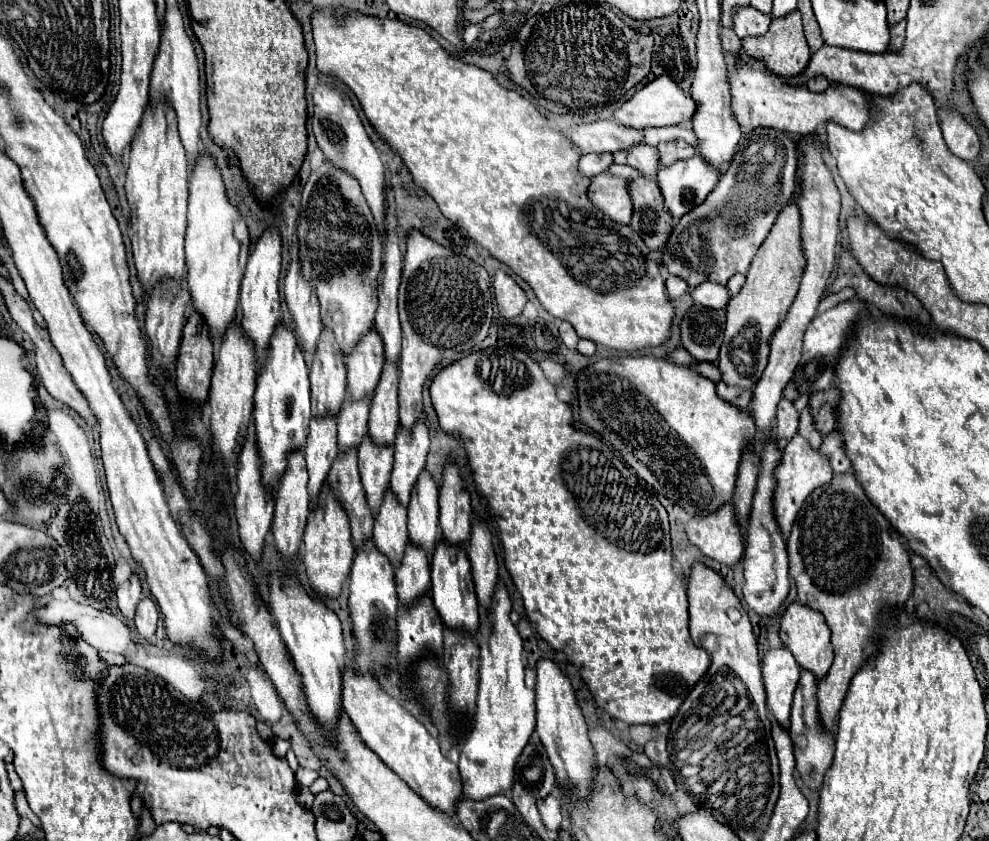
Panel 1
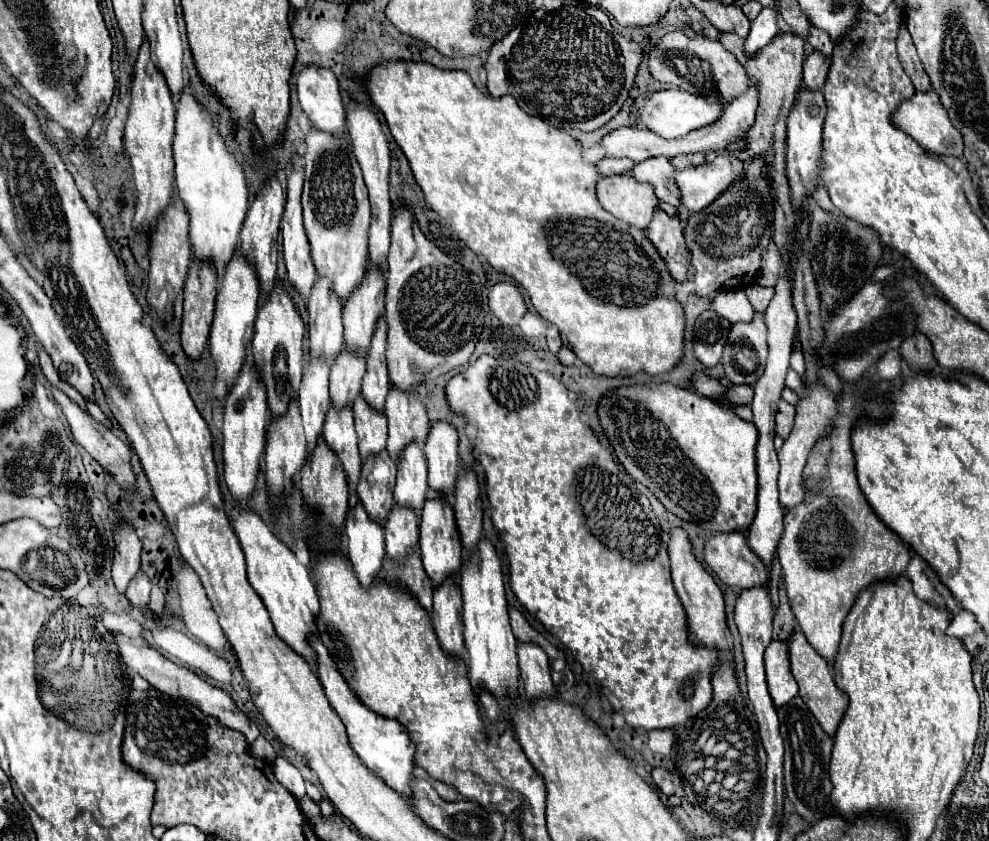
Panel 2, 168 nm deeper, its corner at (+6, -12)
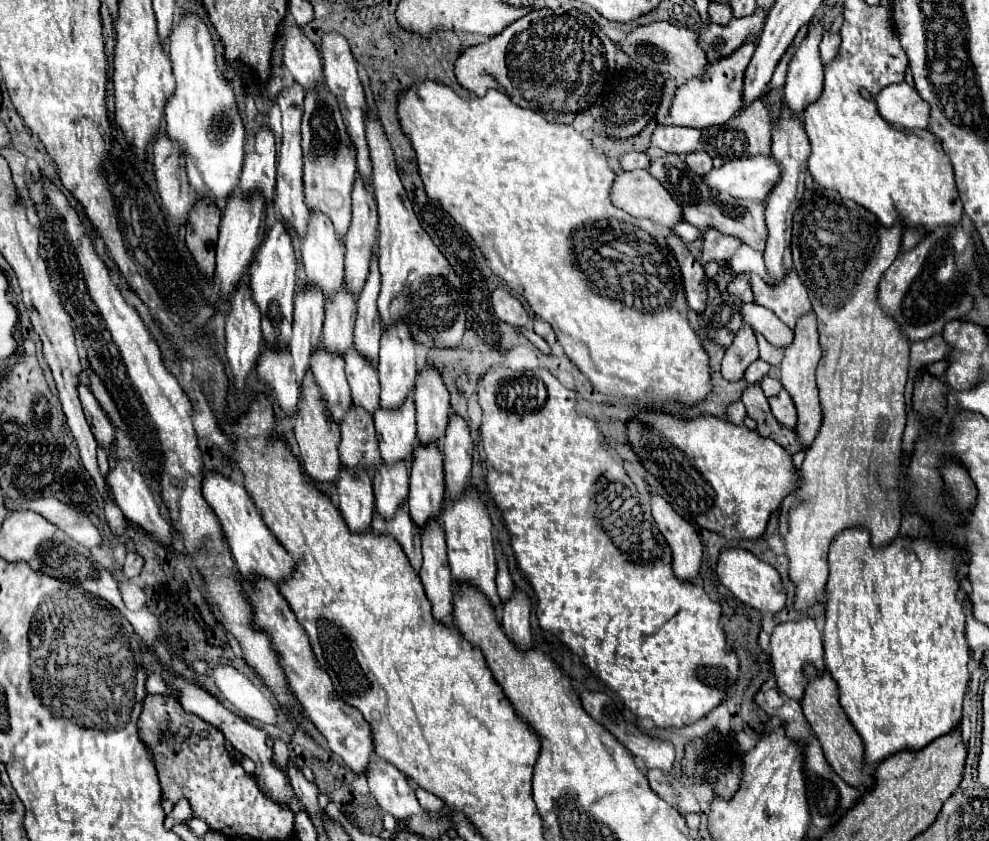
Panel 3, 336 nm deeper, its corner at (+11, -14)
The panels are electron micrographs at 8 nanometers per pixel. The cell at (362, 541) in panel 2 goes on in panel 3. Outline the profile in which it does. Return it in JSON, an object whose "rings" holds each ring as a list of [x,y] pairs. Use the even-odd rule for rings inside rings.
{"rings":[[[342,468],[342,474],[338,478],[338,496],[340,496],[340,504],[338,504],[338,510],[346,522],[346,526],[350,528],[350,532],[354,534],[364,534],[370,530],[372,526],[372,518],[374,518],[374,494],[372,494],[372,480],[370,478],[364,478],[364,482],[352,482],[352,478],[348,478],[348,474],[344,474],[344,468]]]}

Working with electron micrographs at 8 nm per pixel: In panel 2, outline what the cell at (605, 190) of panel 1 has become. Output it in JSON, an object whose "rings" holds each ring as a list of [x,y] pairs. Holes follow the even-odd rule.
{"rings":[[[627,174],[599,178],[597,196],[607,212],[637,228],[647,228],[653,220],[653,212],[659,208],[653,188],[639,184]]]}

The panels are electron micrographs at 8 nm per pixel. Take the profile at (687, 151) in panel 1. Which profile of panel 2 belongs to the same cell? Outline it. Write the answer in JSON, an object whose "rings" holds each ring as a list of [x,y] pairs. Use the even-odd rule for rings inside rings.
{"rings":[[[679,154],[675,158],[671,158],[673,166],[677,170],[685,170],[685,168],[691,168],[691,166],[699,166],[705,162],[705,158],[699,158],[699,154]]]}

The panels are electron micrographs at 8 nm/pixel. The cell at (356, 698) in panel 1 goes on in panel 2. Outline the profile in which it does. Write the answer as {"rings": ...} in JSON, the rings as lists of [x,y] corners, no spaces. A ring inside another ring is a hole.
{"rings":[[[313,636],[313,640],[309,640],[309,644],[313,644],[313,650],[317,652],[317,676],[321,680],[321,686],[327,694],[327,700],[331,704],[331,708],[337,712],[337,716],[341,718],[347,736],[349,736],[349,744],[353,748],[353,752],[357,754],[357,758],[371,770],[375,772],[389,788],[395,788],[395,792],[399,794],[409,794],[411,792],[411,780],[415,778],[415,746],[413,740],[409,738],[409,734],[405,732],[405,728],[397,722],[397,720],[389,720],[383,718],[379,714],[375,714],[373,710],[369,710],[365,704],[361,704],[357,700],[357,696],[351,692],[351,688],[347,686],[347,682],[343,680],[343,676],[337,672],[337,668],[333,668],[333,660],[327,652],[327,648],[321,644],[321,640],[317,636]]]}

